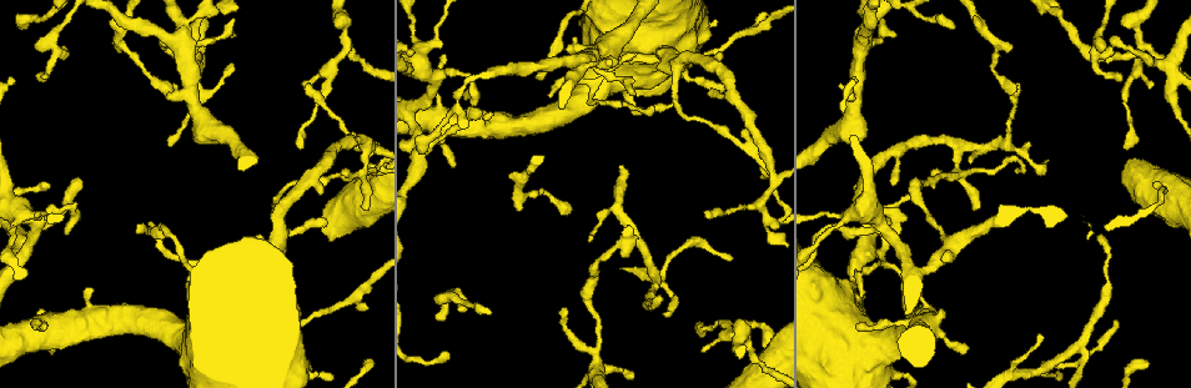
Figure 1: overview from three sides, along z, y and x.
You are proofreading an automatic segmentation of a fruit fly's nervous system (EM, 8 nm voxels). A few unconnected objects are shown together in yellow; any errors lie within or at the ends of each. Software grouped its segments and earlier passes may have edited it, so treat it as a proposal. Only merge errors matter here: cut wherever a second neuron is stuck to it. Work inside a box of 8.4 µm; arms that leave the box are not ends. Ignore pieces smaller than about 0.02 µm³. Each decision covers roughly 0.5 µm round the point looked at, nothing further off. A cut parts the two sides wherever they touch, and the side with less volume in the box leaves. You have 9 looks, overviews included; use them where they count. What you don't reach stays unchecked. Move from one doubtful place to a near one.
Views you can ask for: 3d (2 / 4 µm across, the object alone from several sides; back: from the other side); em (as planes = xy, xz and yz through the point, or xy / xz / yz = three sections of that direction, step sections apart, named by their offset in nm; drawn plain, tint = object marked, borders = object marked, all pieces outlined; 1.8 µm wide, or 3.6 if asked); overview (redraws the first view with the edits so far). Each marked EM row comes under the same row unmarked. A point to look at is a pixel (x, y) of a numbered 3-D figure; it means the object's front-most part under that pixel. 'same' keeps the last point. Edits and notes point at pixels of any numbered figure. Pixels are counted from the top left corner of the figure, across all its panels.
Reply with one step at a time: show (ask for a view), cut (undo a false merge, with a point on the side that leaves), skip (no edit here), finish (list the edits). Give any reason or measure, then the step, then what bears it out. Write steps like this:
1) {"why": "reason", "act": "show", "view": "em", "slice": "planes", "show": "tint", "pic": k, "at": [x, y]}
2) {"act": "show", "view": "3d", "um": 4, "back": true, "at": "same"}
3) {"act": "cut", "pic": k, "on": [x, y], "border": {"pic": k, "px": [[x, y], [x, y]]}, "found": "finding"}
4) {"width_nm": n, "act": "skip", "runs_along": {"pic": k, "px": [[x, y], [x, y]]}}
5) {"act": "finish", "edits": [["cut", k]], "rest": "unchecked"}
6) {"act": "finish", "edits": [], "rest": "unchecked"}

{"why": "sudden change in width", "act": "show", "view": "em", "slice": "xy", "step": 4, "show": "tint", "pic": 1, "at": [1102, 304]}

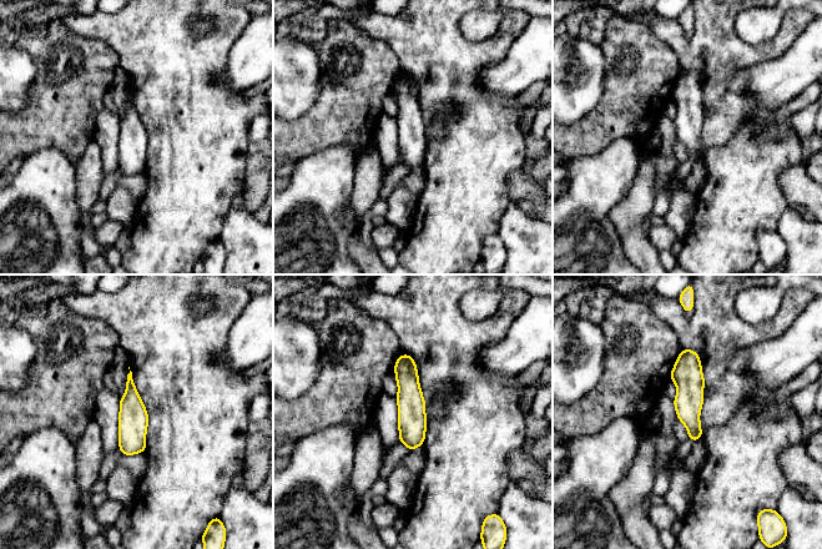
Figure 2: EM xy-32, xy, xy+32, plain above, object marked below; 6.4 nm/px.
{"act": "skip", "found": "all the same neuron"}

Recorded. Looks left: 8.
{"why": "touches itself", "act": "show", "view": "3d", "um": 2, "pic": 1, "at": [331, 175]}

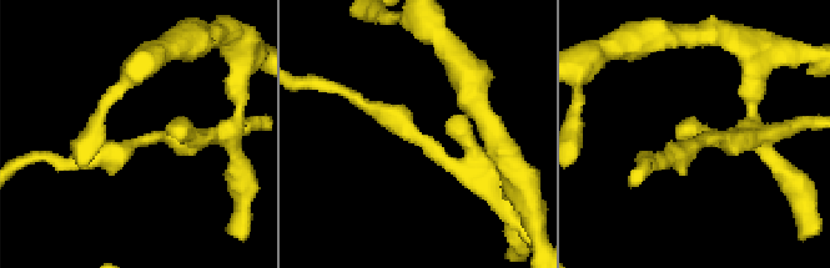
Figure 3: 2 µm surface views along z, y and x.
{"act": "show", "view": "em", "slice": "planes", "show": "tint", "pic": 3, "at": [696, 135]}

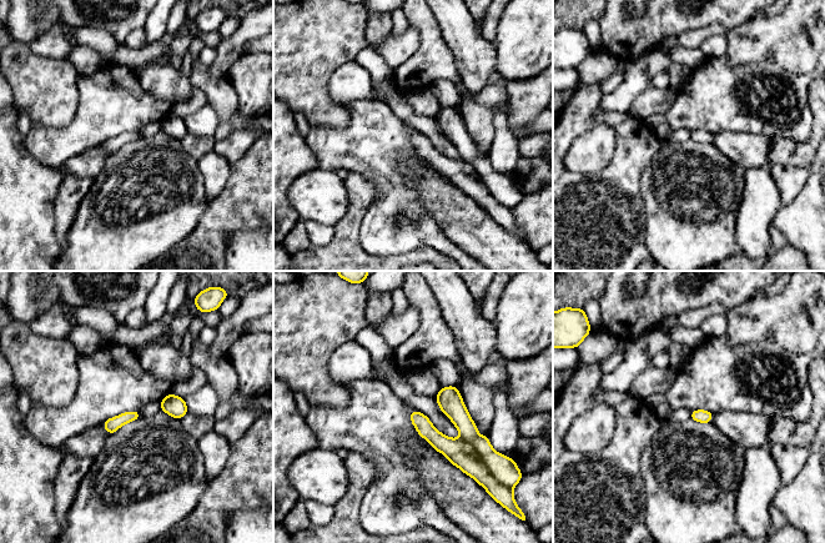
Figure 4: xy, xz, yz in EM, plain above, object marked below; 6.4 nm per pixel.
{"act": "skip", "found": "one neuron here"}

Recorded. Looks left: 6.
{"why": "thin neck", "act": "show", "view": "3d", "um": 4, "back": true, "pic": 1, "at": [466, 73]}

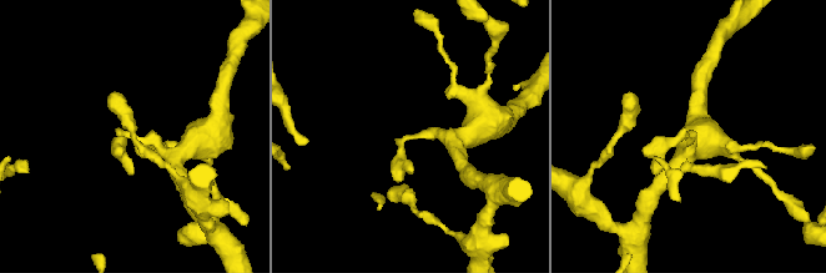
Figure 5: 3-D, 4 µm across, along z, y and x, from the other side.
{"why": "shape alone is not enough", "act": "show", "view": "em", "slice": "planes", "show": "tint", "pic": 5, "at": [414, 139]}

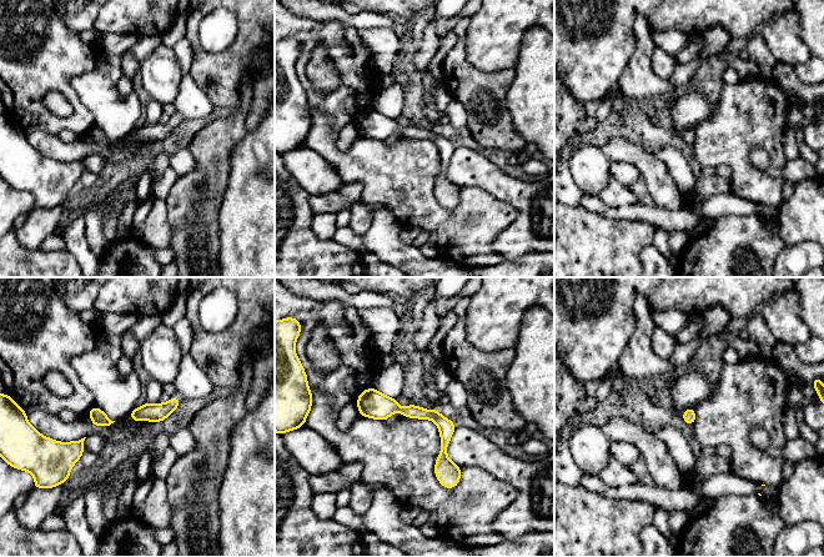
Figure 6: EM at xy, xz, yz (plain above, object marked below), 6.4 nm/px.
{"act": "skip", "runs_along": {"pic": 6, "px": [[360, 400], [432, 415], [453, 481]]}, "found": "all the same neuron"}

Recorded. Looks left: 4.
{"why": "thick turns thin", "act": "show", "view": "3d", "um": 4, "pic": 1, "at": [1100, 34]}

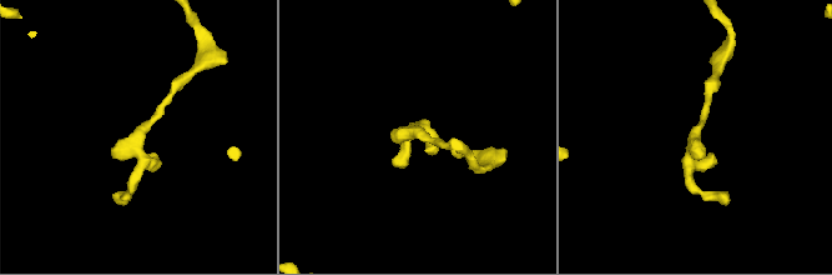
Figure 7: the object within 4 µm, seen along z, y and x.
{"act": "show", "view": "em", "slice": "planes", "show": "tint", "pic": 7, "at": [142, 131]}

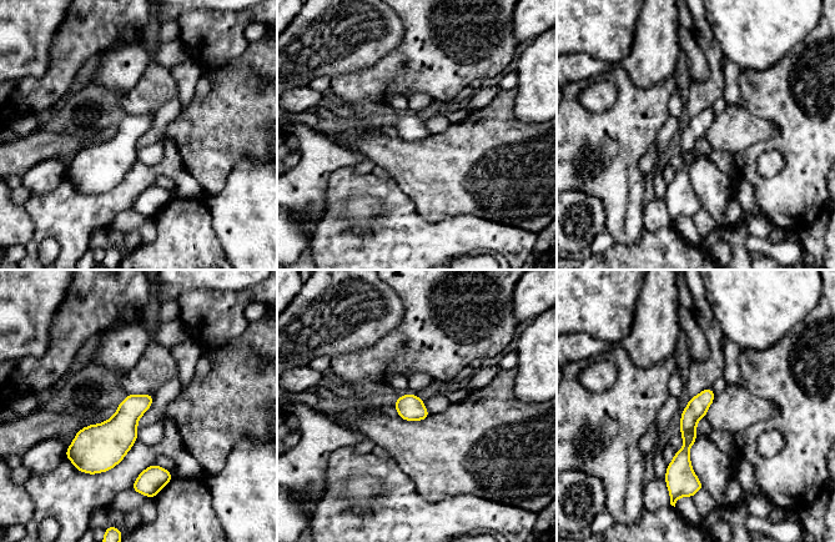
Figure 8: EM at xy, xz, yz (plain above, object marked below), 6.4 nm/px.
{"width_nm": 140, "act": "skip", "runs_along": {"pic": 8, "px": [[709, 392], [688, 421], [690, 485]]}, "found": "one neuron here"}

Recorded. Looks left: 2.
{"act": "finish", "edits": [], "rest": "unchecked"}

